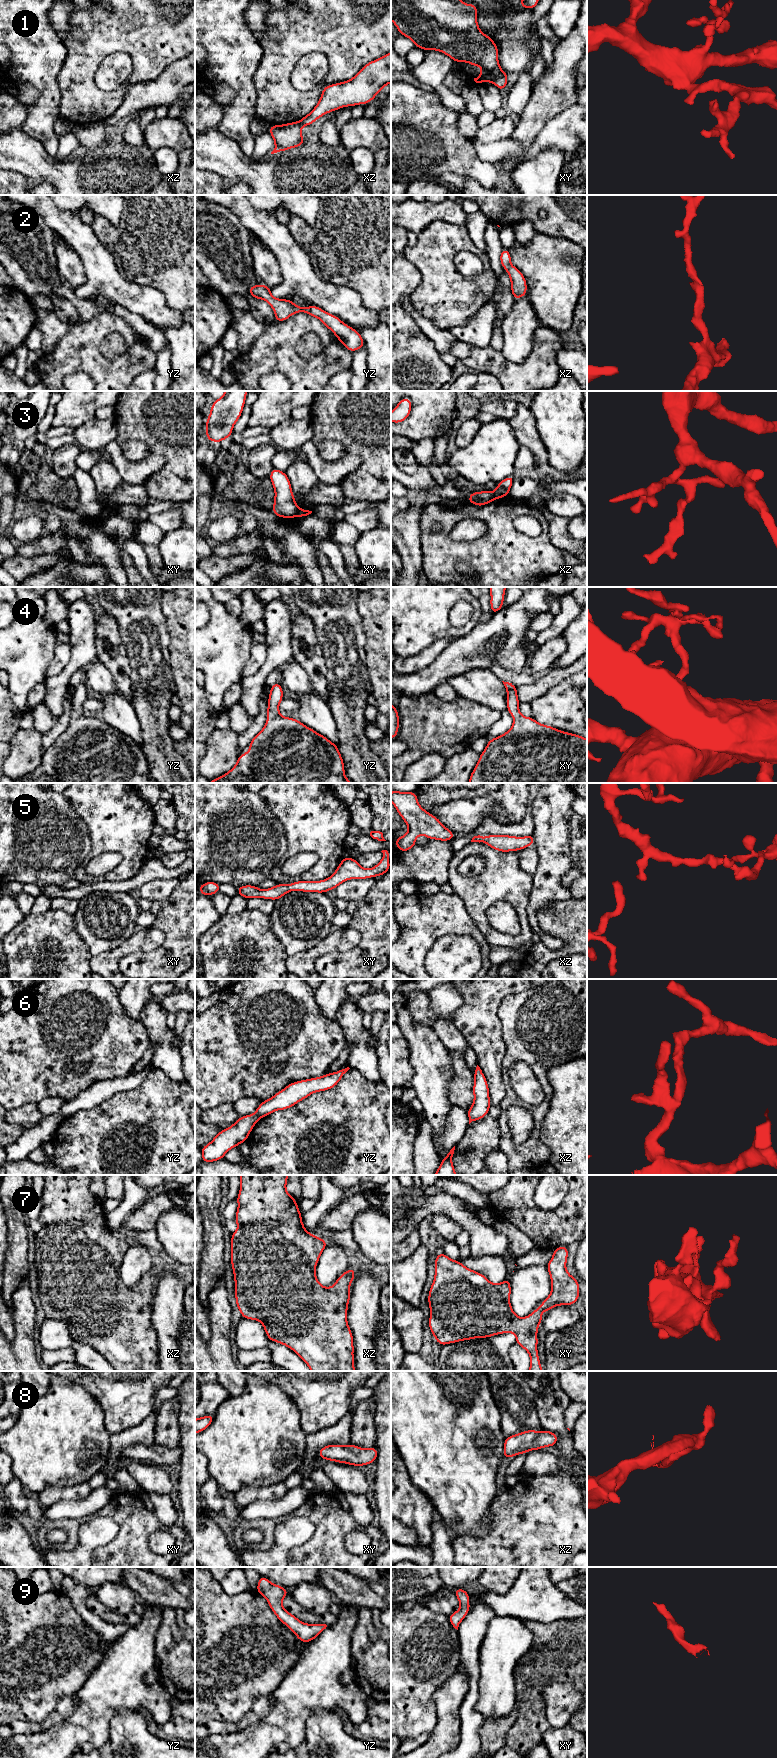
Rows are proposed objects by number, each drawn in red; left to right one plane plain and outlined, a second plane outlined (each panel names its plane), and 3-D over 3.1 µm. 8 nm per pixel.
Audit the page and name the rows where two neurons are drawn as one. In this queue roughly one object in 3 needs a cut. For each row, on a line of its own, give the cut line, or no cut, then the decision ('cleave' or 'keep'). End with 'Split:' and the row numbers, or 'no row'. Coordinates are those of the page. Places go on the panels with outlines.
1: xy (502, 71), (491, 81) | cleave
2: no cut | keep
3: xy (299, 509), (296, 515) | cleave
4: no cut | keep
5: no cut | keep
6: no cut | keep
7: no cut | keep
8: no cut | keep
9: no cut | keep
Split: 1, 3

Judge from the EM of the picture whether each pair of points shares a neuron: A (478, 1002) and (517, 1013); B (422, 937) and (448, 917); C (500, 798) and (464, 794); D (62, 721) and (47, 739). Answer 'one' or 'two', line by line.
A: two
B: one
C: two
D: one

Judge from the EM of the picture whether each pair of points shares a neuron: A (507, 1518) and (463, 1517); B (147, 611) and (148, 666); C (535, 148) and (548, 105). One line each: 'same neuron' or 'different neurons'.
A: different neurons
B: same neuron
C: different neurons

